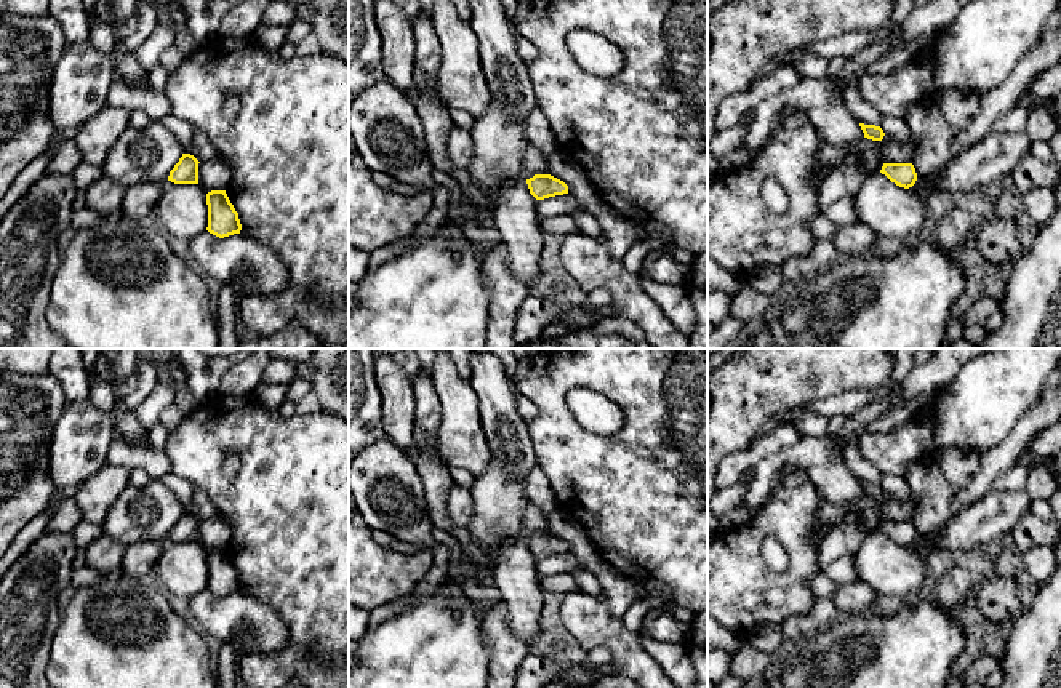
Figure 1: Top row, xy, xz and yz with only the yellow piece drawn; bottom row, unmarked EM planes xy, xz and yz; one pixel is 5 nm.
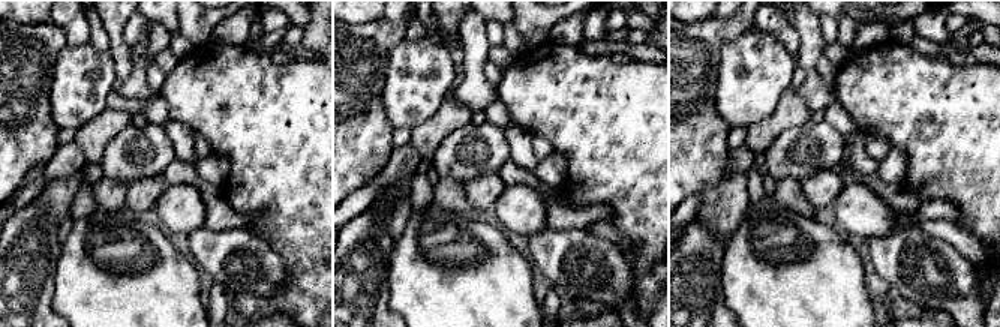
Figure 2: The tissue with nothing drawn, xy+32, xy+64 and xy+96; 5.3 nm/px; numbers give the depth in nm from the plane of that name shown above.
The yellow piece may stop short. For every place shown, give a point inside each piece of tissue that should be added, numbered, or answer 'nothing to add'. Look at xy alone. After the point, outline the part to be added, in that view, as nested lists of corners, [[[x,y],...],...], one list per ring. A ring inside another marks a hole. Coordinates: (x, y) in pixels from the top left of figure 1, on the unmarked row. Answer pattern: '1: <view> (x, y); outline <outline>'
nothing to add

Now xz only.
nothing to add

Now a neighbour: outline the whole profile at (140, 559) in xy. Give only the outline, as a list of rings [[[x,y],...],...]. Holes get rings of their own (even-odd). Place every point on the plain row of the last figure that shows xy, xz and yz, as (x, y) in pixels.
[[[144,541],[125,546],[118,574],[134,581],[152,573],[163,550],[163,541]]]

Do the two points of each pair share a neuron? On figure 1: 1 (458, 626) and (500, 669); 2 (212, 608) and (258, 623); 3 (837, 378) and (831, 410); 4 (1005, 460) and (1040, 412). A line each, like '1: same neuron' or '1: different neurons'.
1: different neurons
2: same neuron
3: different neurons
4: same neuron

